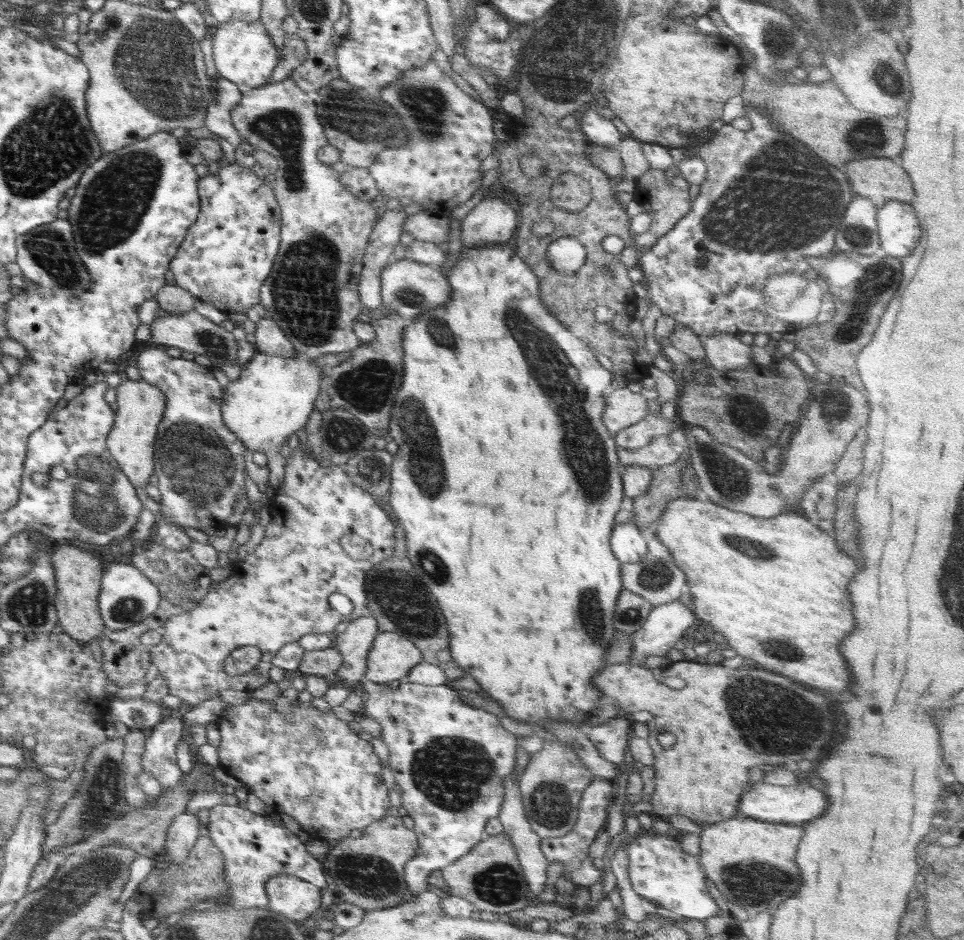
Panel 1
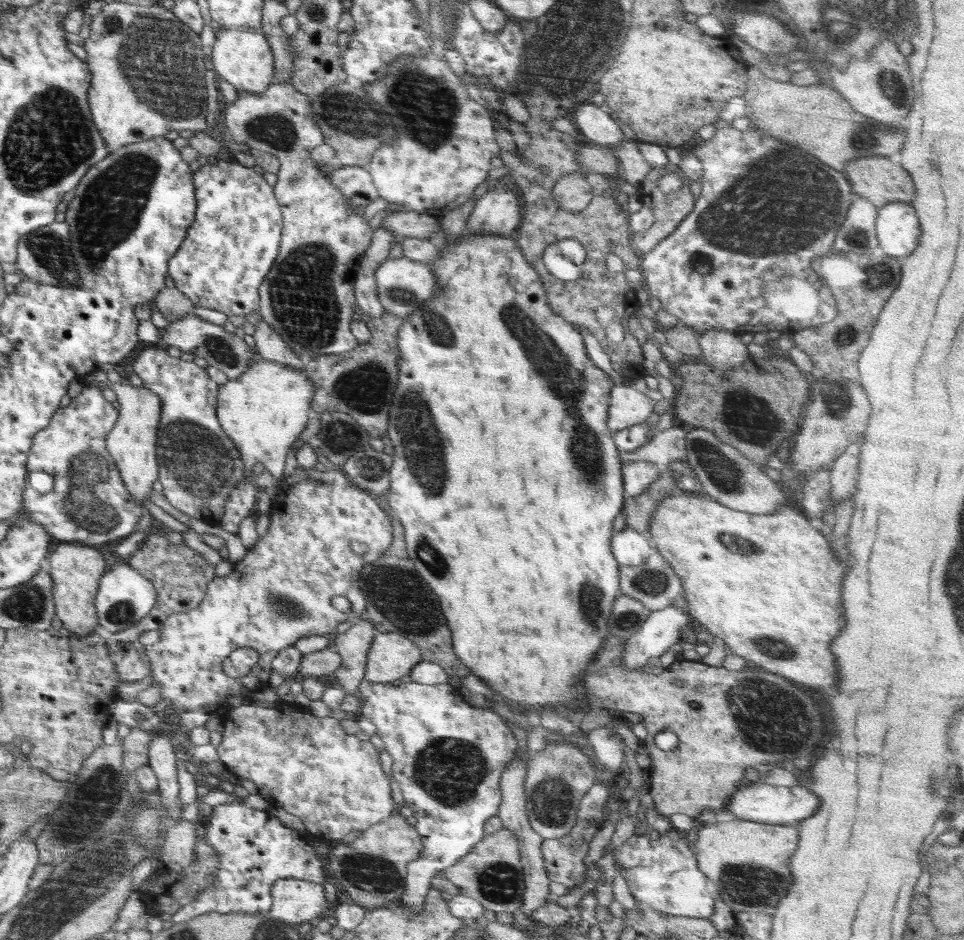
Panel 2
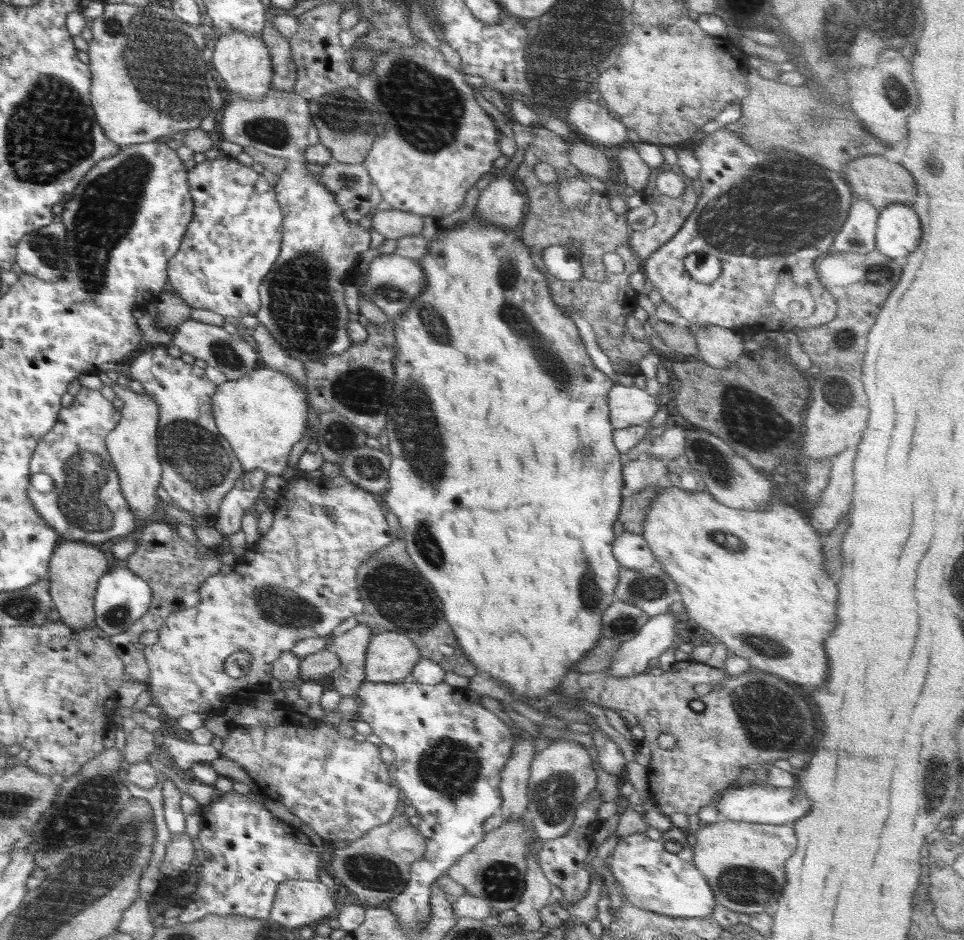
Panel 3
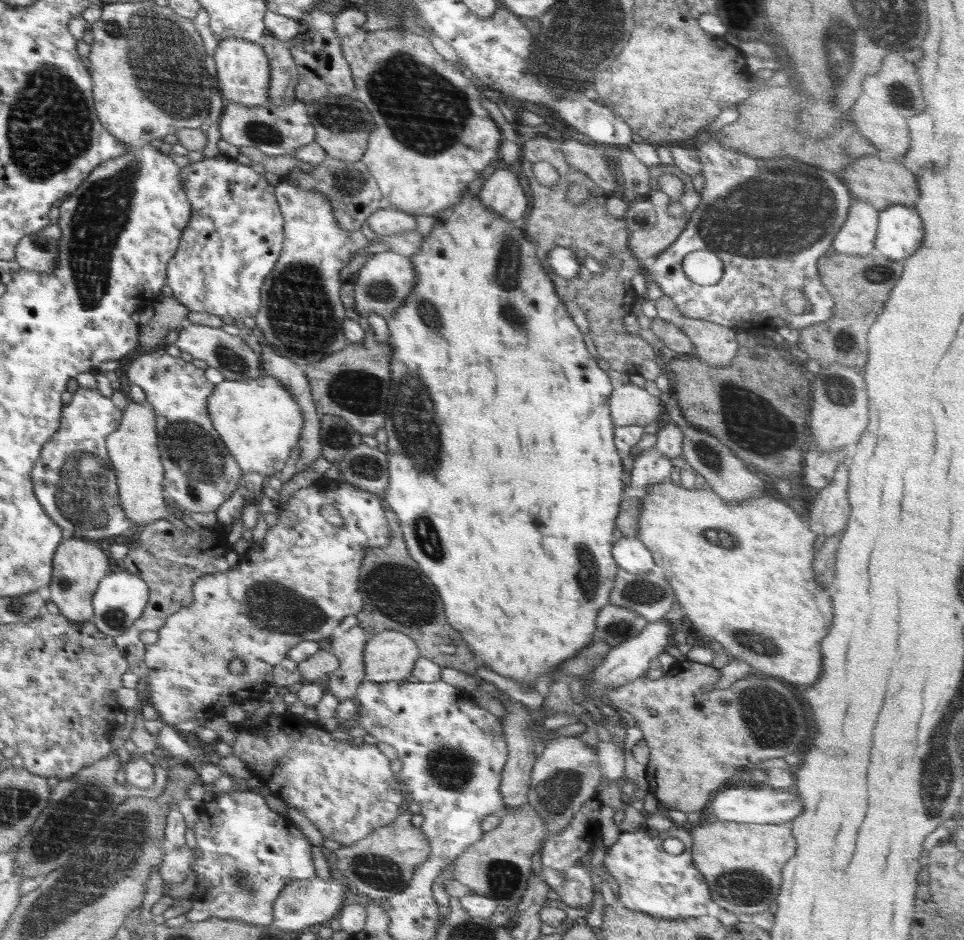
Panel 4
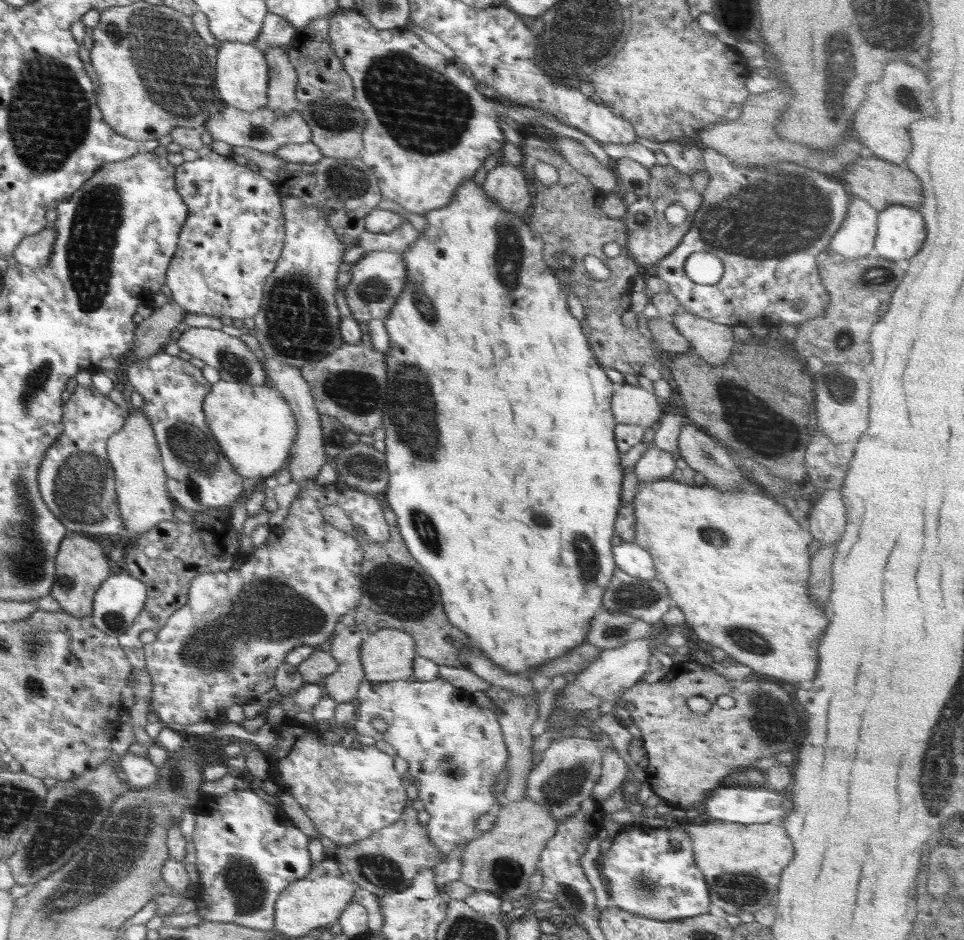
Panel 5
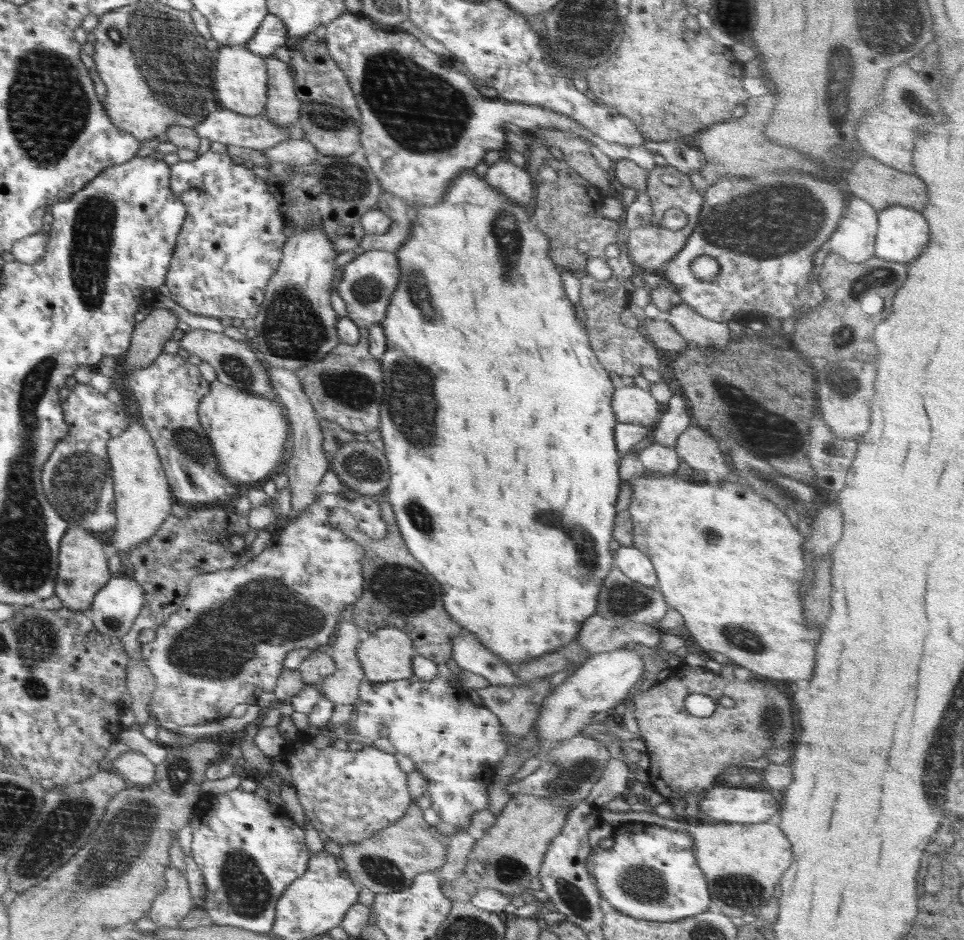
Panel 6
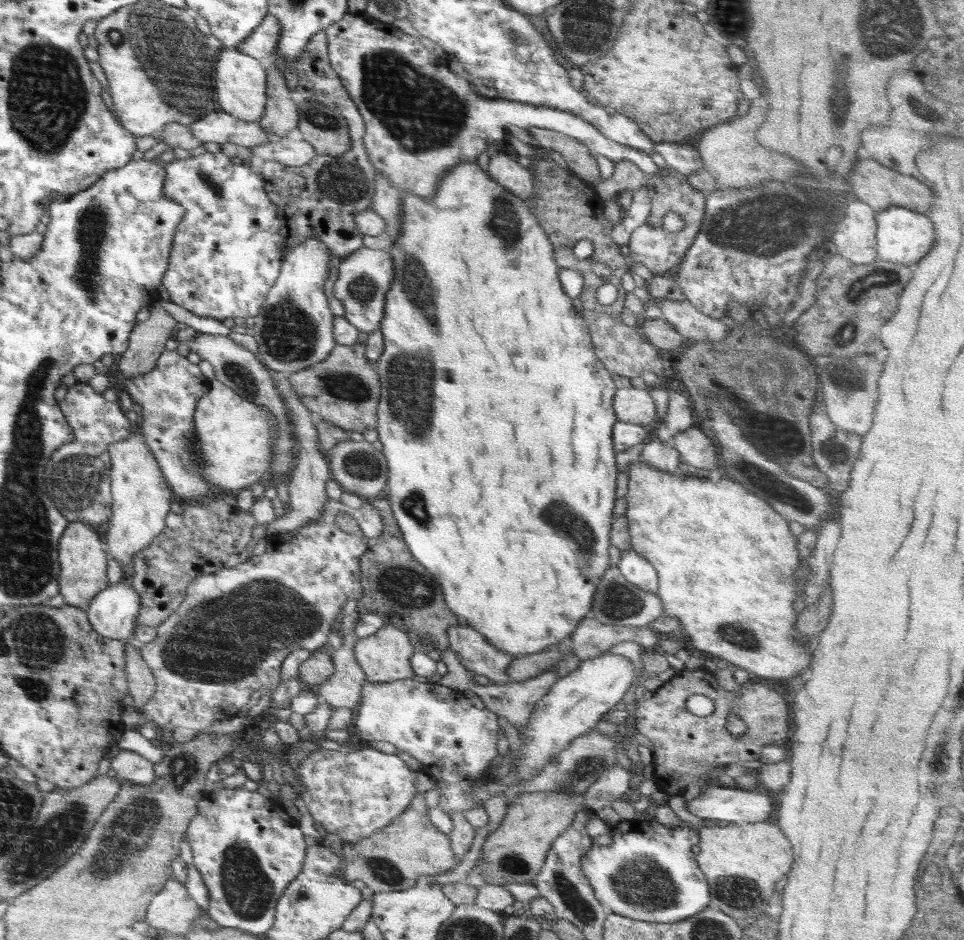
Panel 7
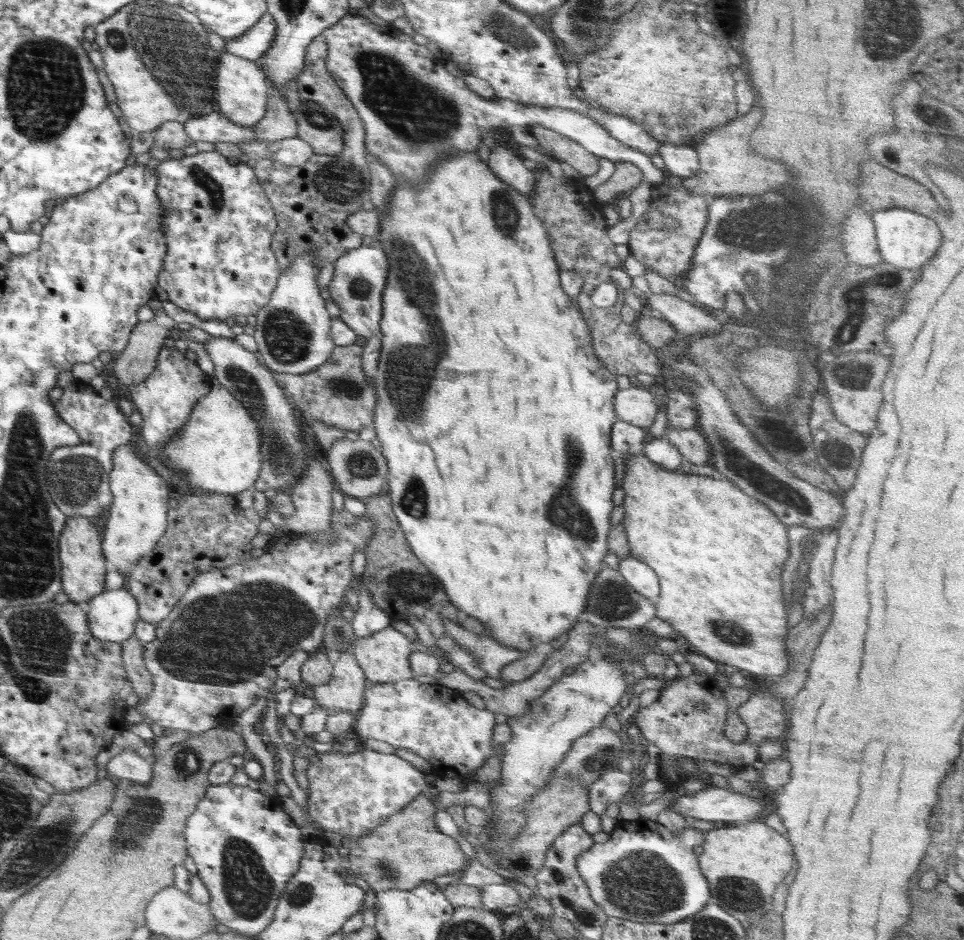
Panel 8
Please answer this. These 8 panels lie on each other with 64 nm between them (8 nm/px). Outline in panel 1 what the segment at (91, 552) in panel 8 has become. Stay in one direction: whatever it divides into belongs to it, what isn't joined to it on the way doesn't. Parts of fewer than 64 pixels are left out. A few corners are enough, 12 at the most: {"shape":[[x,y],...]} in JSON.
{"shape":[[55,544],[55,609],[80,644],[99,639],[100,562]]}

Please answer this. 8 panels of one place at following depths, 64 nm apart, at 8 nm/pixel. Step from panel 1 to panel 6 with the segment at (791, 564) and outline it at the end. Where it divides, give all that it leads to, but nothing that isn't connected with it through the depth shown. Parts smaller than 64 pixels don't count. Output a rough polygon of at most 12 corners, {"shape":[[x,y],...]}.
{"shape":[[637,474],[633,547],[706,651],[812,678],[807,543],[736,480]]}

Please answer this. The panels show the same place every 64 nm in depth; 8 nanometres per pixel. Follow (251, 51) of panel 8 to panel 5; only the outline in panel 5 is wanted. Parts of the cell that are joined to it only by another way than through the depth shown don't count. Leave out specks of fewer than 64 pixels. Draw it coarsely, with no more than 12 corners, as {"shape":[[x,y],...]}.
{"shape":[[268,11],[253,44],[262,52],[288,46],[296,27]]}

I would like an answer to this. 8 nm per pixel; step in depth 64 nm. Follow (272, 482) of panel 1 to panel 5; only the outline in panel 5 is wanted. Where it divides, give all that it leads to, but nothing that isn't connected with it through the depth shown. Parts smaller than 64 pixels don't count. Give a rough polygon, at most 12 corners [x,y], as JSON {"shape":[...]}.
{"shape":[[218,381],[209,430],[242,478],[287,464],[297,420],[282,393]]}

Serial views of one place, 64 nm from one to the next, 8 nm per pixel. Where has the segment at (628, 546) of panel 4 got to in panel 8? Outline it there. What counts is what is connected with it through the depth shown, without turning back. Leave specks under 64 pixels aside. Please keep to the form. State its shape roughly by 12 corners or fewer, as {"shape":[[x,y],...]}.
{"shape":[[629,554],[617,571],[636,592],[657,602],[652,567]]}

